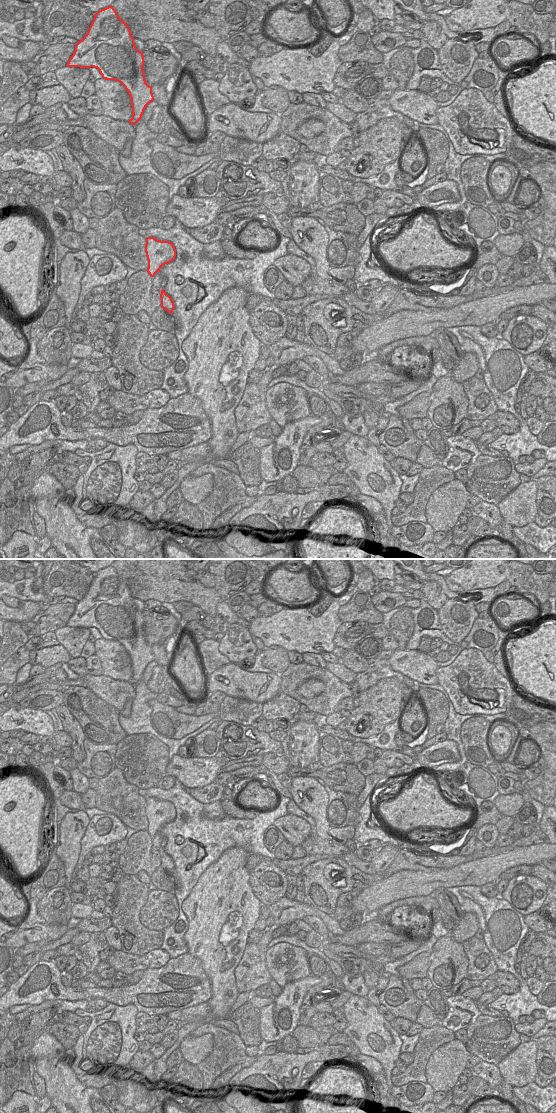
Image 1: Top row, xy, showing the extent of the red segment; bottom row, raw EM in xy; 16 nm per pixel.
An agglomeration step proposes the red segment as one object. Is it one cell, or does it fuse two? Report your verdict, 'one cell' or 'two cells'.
one cell

